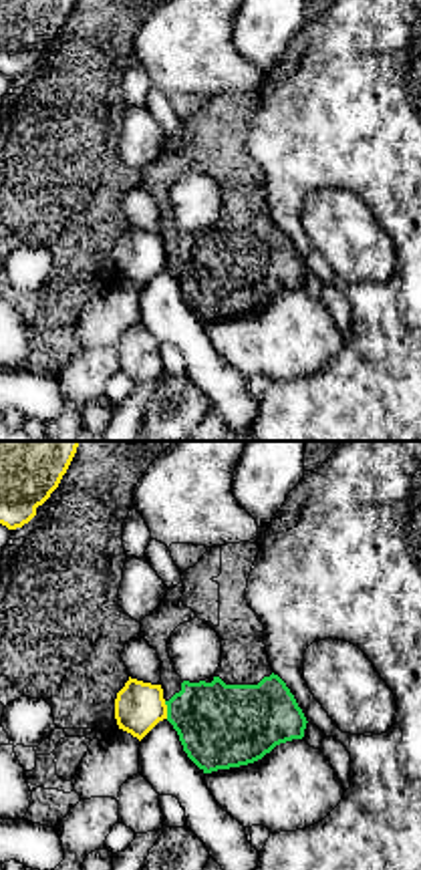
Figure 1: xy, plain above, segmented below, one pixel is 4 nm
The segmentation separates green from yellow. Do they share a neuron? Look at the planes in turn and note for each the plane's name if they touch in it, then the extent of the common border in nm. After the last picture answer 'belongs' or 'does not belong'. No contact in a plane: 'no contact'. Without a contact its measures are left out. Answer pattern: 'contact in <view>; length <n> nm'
contact in xy; length 70 nm

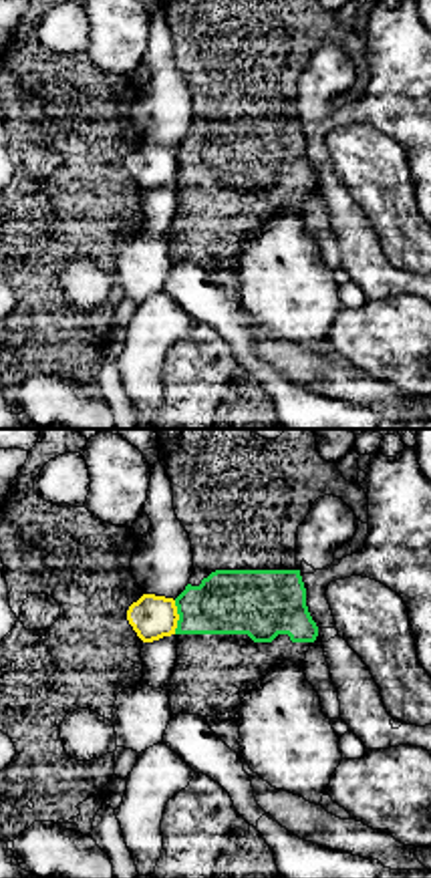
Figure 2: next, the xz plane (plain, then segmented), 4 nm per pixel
contact in xz; length 140 nm

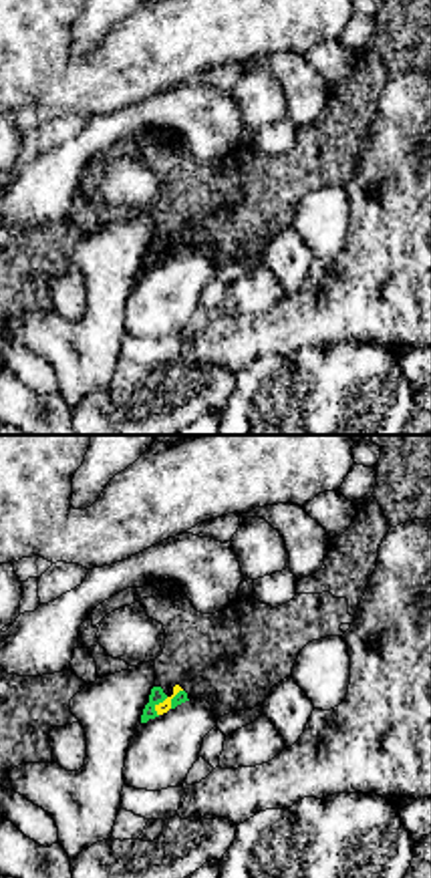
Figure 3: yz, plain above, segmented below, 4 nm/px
contact in yz; length 150 nm

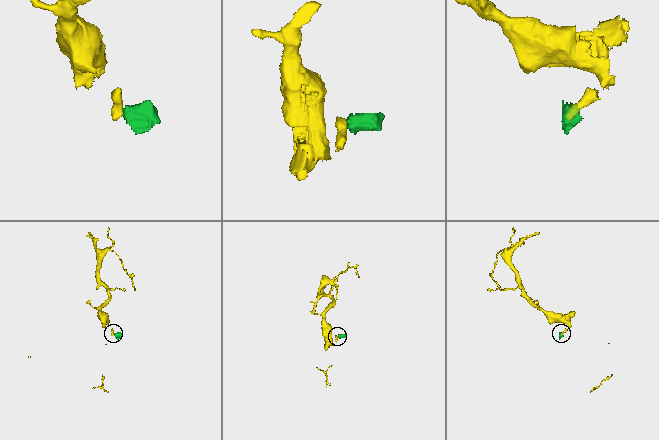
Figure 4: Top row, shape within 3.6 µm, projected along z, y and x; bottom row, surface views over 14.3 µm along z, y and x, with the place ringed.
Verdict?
does not belong

